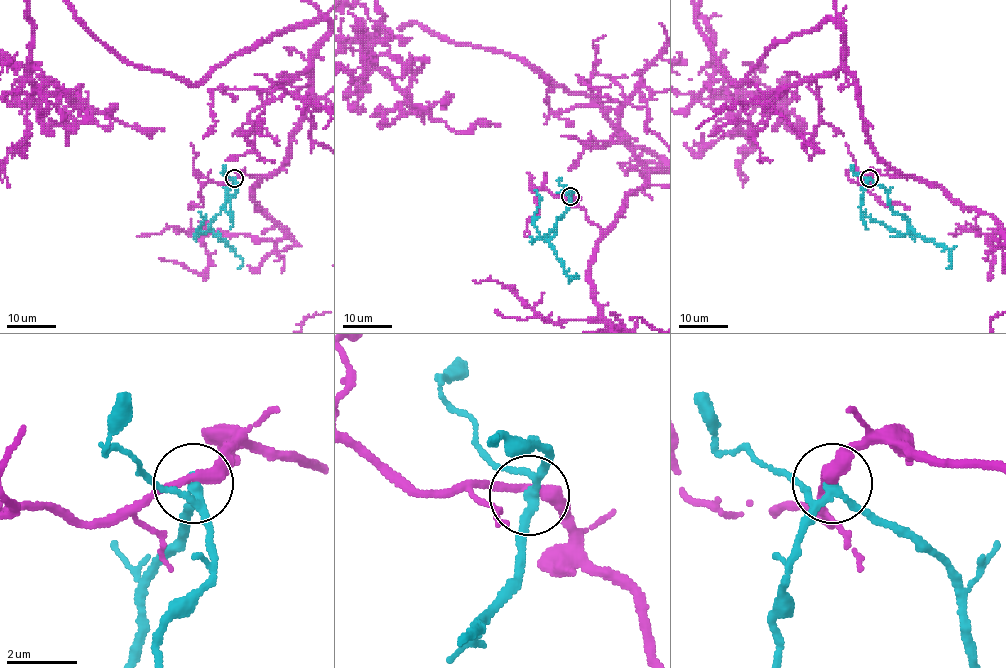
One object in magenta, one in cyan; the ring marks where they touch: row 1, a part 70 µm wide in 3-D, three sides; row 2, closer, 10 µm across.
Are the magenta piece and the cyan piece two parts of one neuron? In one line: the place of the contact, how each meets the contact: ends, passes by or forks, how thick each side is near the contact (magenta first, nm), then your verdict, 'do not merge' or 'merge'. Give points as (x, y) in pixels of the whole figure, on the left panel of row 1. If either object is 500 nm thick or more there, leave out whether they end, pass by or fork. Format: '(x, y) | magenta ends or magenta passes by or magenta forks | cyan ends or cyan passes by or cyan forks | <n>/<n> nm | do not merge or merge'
(234, 178) | magenta passes by | cyan forks | 320/200 nm | do not merge

